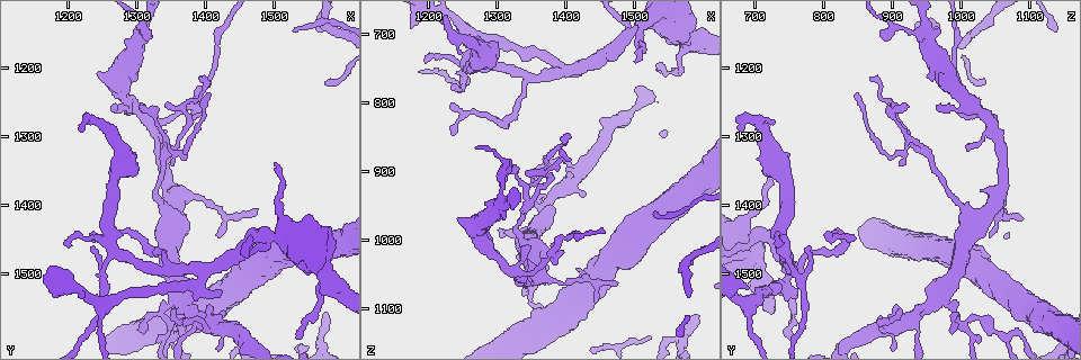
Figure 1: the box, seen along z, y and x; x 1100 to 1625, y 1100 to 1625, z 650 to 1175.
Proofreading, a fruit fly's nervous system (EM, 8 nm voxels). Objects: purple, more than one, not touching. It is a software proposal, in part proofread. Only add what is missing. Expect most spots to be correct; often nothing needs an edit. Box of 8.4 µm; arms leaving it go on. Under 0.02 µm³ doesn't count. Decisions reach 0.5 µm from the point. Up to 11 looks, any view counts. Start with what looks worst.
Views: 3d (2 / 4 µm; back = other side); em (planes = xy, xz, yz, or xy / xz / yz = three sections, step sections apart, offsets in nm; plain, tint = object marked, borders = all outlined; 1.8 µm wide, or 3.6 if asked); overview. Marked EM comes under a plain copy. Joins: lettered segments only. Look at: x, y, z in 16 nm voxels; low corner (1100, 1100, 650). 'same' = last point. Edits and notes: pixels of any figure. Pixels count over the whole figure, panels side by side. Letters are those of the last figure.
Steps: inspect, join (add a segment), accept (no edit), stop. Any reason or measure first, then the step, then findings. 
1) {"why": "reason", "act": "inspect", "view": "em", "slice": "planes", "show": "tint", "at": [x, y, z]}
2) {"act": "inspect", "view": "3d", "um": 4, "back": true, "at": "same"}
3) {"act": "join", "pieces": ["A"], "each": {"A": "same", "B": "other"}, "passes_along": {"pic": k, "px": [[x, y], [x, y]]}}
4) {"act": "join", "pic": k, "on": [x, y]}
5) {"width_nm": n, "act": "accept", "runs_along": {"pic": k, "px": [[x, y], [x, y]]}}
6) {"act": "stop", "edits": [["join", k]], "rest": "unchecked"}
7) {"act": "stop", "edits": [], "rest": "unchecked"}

{"why": "two arms in line, one across", "act": "inspect", "view": "em", "slice": "xz", "step": 8, "show": "tint", "at": [1360, 1520, 975]}

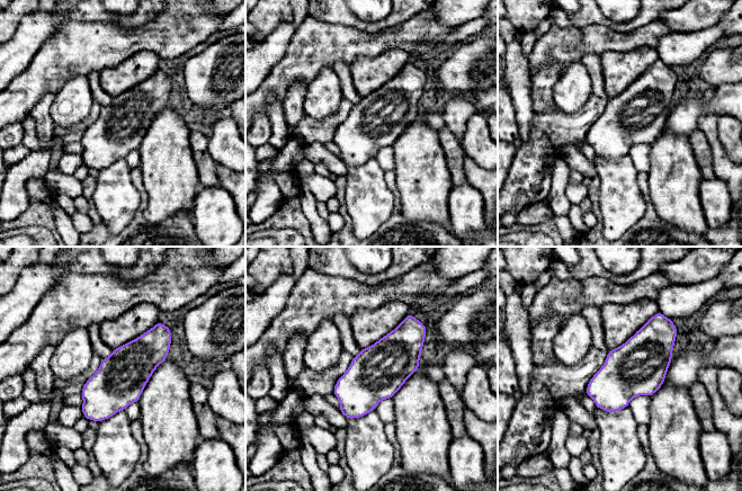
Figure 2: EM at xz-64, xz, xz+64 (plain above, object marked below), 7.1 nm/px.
{"why": "another direction", "act": "inspect", "view": "em", "slice": "planes", "show": "borders", "at": "same"}

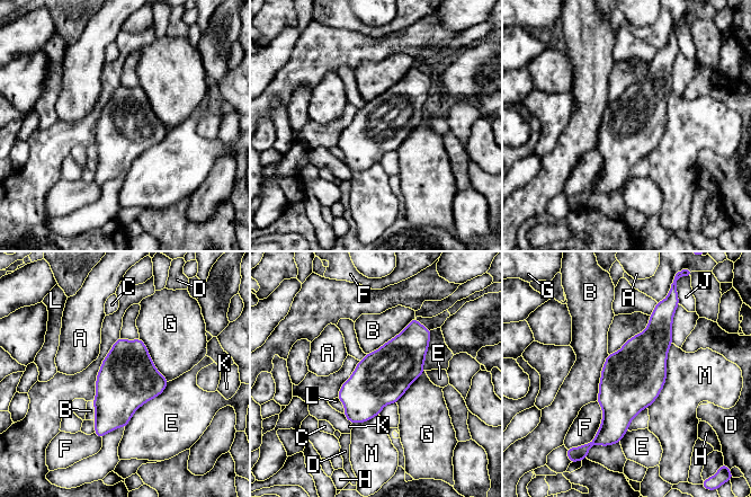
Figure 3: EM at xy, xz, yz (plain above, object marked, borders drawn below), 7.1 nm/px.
{"width_nm": 400, "act": "accept", "each": {"A": "other", "B": "other", "C": "other", "D": "other", "E": "other", "F": "other", "G": "other", "H": "other", "J": "other", "K": "other", "L": "other", "M": "other"}, "border": {"pic": 3, "px": [[414, 317], [396, 335], [366, 354]]}, "found": "no lettered segment goes on from it"}

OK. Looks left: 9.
{"why": "calibre changes", "act": "inspect", "view": "em", "slice": "xz", "step": 8, "show": "tint", "at": [1340, 1425, 1030]}

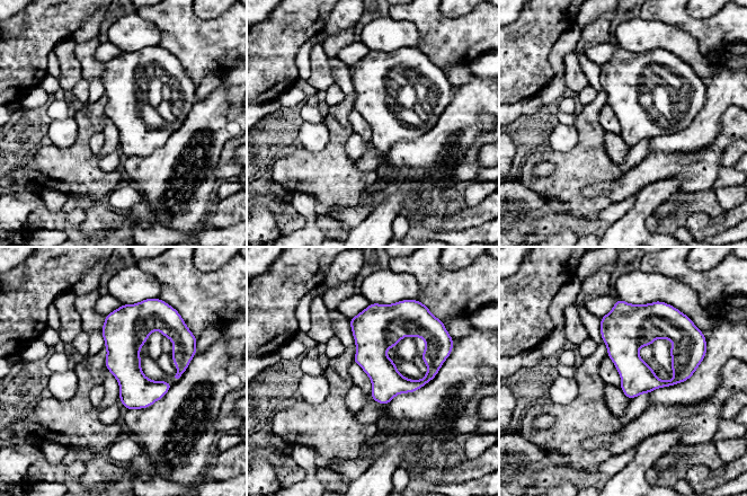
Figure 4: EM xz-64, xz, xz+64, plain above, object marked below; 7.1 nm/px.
{"why": "what lies round it", "act": "inspect", "view": "em", "slice": "xz", "step": 8, "show": "borders", "at": "same"}

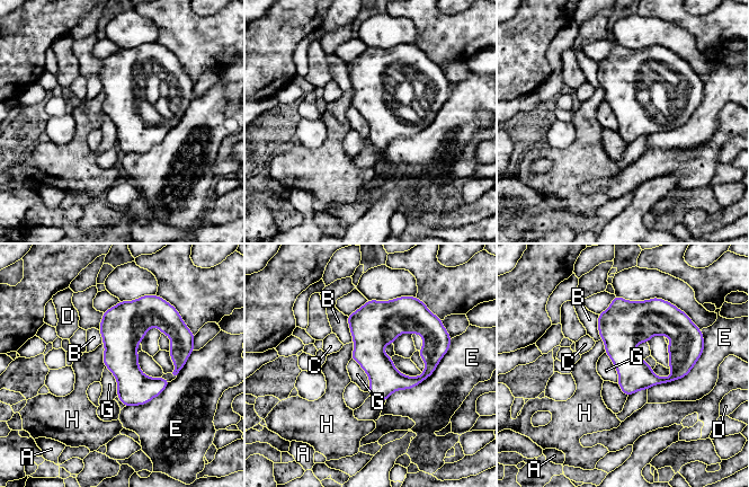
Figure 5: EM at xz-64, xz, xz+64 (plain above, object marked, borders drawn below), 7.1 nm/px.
{"width_nm": 220, "longest_contact_nm": ["E", 550], "act": "accept", "each": {"A": "other", "B": "other", "C": "other", "D": "other", "E": "other", "G": "other", "H": "other"}, "found": "no lettered segment goes on from it"}

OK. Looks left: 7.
{"why": "thin end", "act": "inspect", "view": "3d", "um": 2, "at": [1305, 1255, 925]}

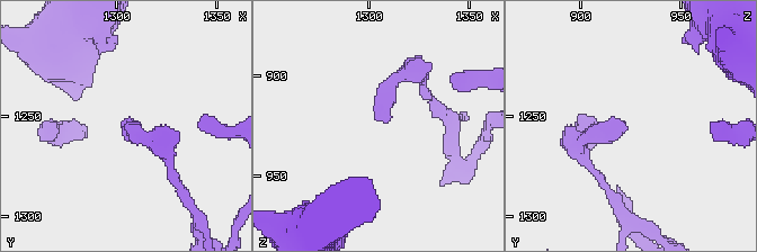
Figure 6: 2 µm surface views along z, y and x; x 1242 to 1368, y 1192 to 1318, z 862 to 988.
{"why": "shape alone is not enough", "act": "inspect", "view": "em", "slice": "xy", "step": 4, "show": "tint", "at": [1305, 1255, 921]}

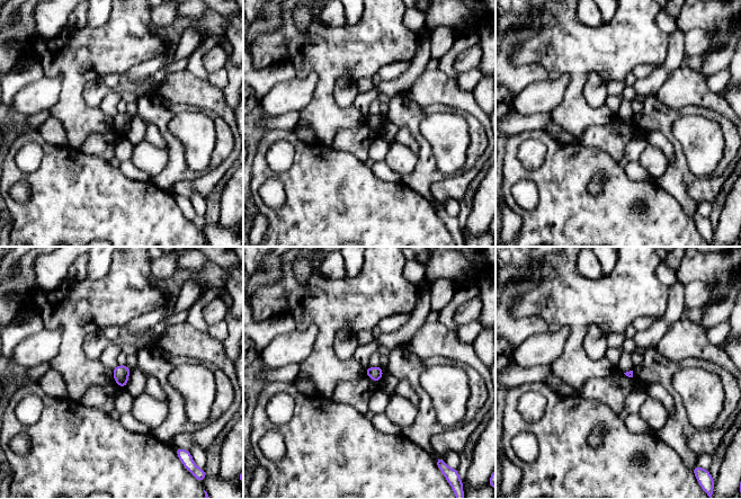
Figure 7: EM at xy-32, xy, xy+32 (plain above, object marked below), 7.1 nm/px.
{"act": "inspect", "view": "em", "slice": "xy", "step": 4, "show": "borders", "at": "same"}

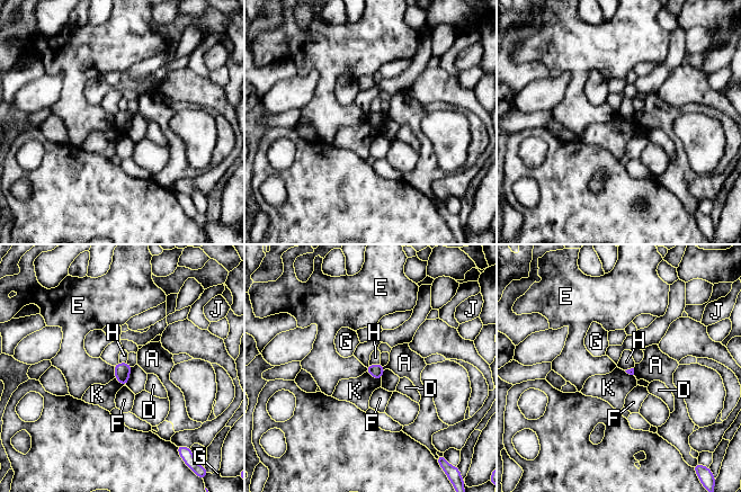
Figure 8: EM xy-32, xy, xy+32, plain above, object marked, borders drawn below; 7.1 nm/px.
{"longest_contact_nm": ["J", 140], "act": "accept", "each": {"A": "other", "D": "other", "E": "other", "F": "other", "G": "other", "H": "other", "J": "other", "K": "other"}, "border": {"pic": 8, "px": [[367, 370], [372, 376], [381, 378]]}, "found": "none of them fits"}

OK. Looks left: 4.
{"why": "thick turns thin", "act": "inspect", "view": "em", "slice": "planes", "show": "borders", "at": [1350, 1490, 765]}

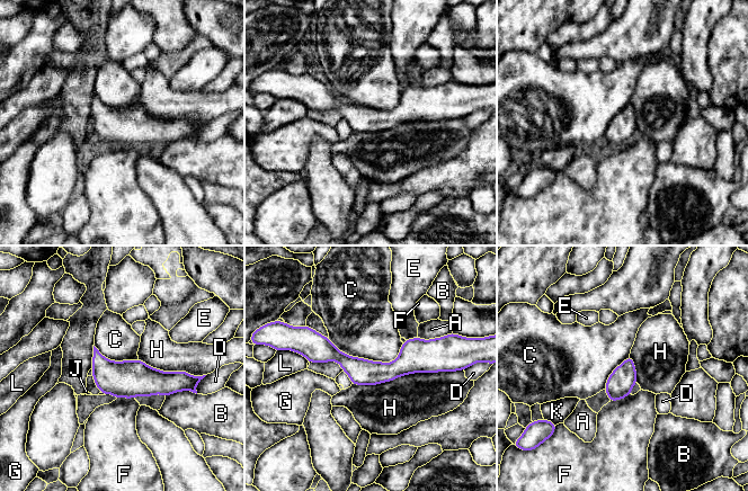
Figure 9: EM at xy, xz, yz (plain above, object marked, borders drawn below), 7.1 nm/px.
{"width_nm": 190, "act": "accept", "each": {"A": "other", "B": "other", "C": "other", "D": "other", "E": "other", "F": "other", "G": "other", "H": "other", "J": "other", "K": "other", "L": "other"}, "border": {"pic": 9, "px": [[328, 338], [383, 362], [402, 344]]}, "found": "none of them fits"}

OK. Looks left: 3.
{"act": "stop", "edits": [], "rest": "unchecked"}

